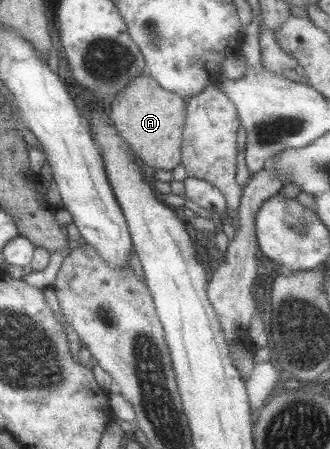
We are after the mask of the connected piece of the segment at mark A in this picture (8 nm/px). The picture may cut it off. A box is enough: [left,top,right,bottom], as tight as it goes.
[109,74,185,171]

